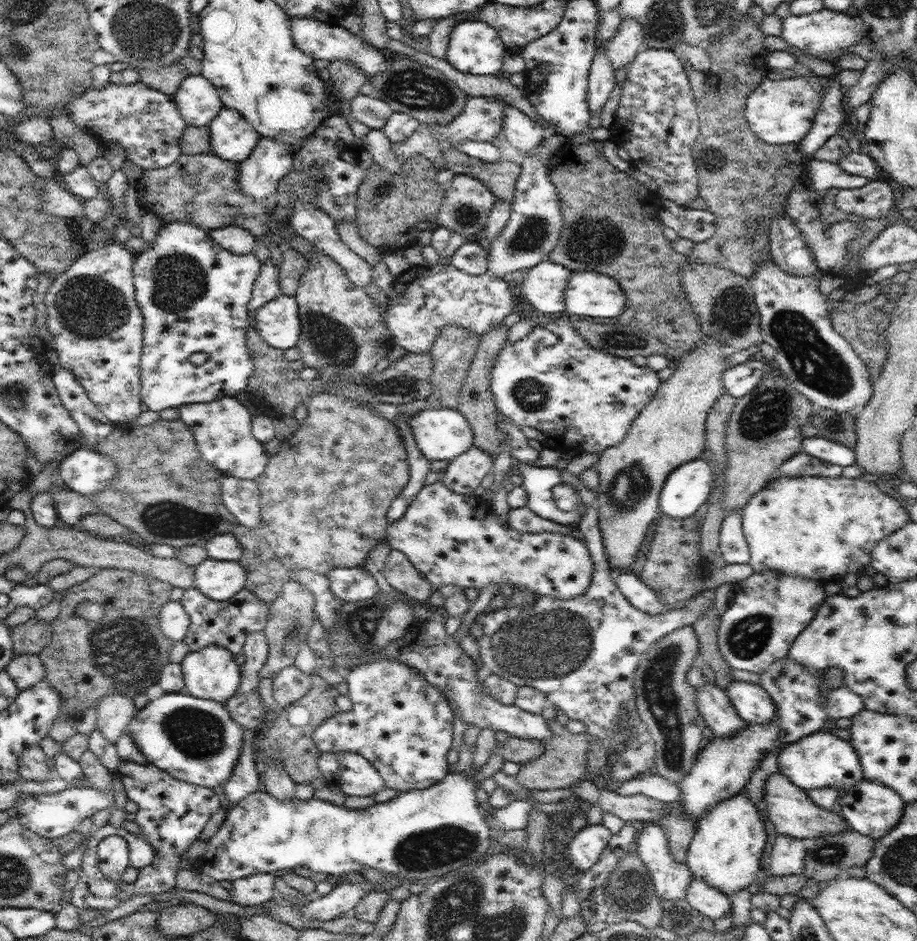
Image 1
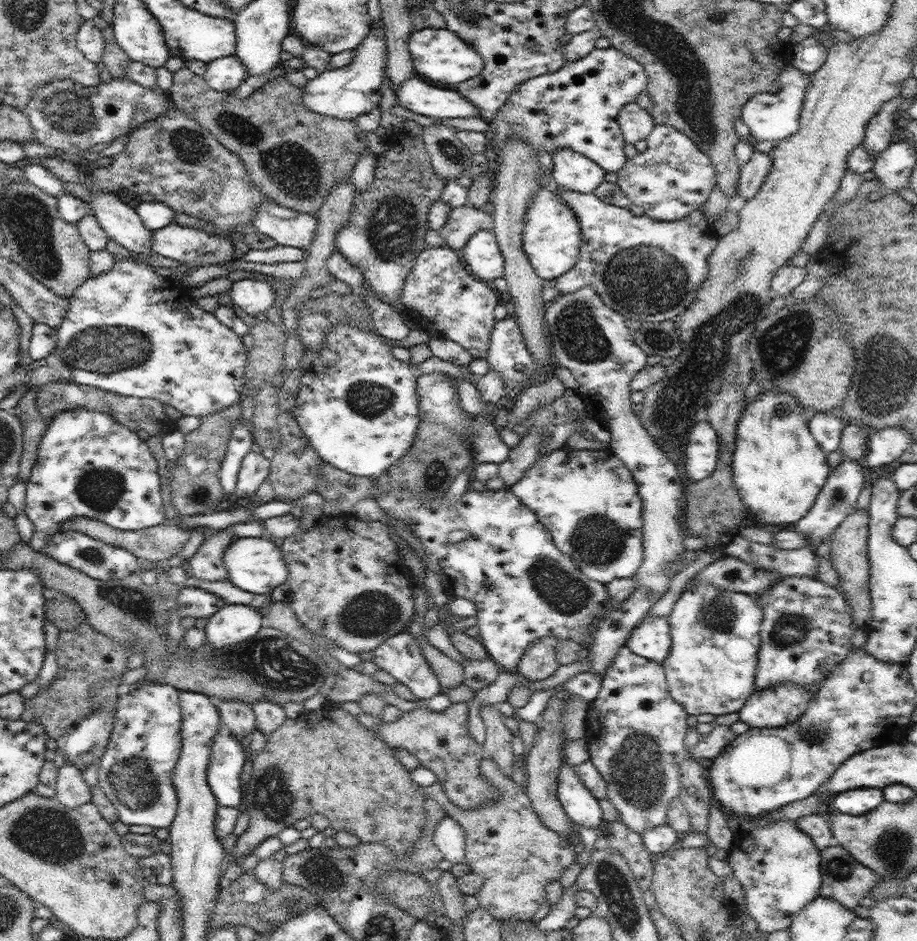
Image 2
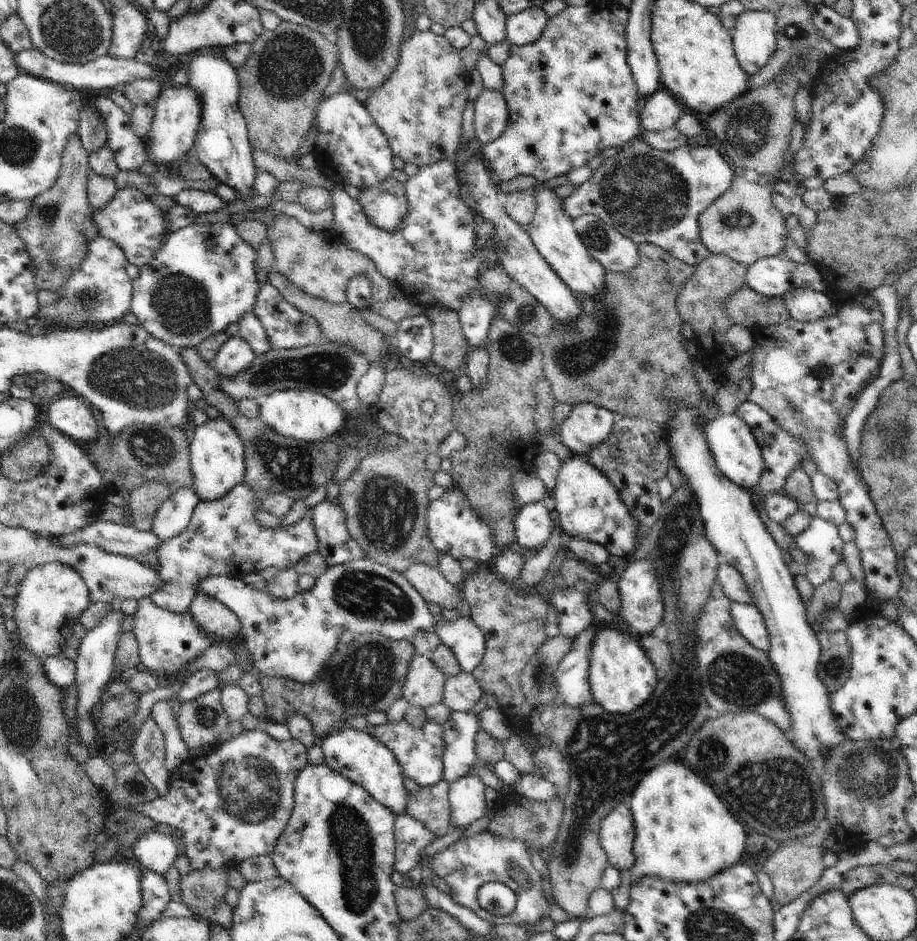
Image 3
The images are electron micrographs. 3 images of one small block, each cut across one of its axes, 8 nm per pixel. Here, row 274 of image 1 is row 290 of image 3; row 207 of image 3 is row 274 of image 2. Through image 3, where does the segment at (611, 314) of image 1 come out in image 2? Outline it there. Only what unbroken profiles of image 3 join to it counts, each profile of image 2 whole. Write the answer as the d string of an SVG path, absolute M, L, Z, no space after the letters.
M544 186L536 193L532 205L526 209L526 222L523 231L523 249L535 274L546 282L561 277L579 262L582 243L582 230L576 220L576 213L568 203L552 190Z

